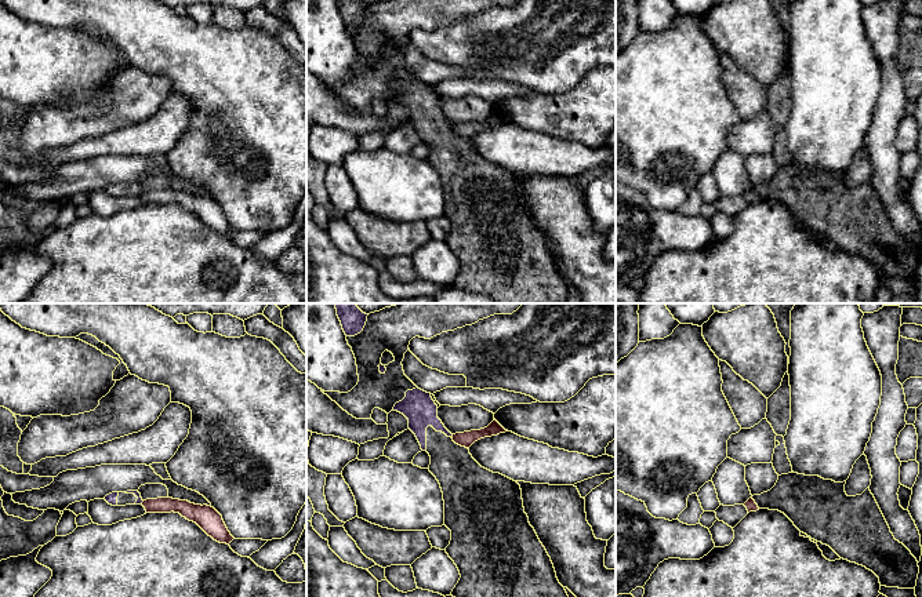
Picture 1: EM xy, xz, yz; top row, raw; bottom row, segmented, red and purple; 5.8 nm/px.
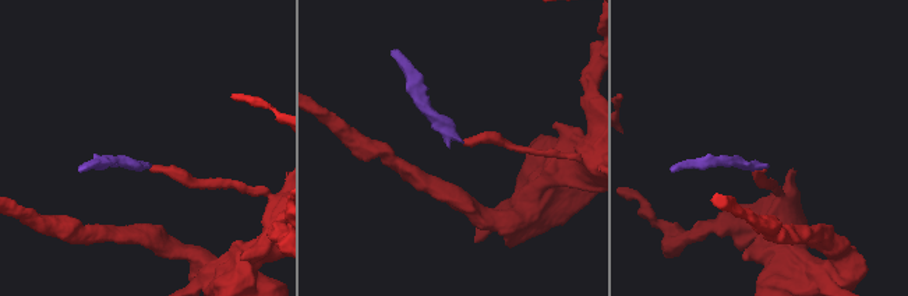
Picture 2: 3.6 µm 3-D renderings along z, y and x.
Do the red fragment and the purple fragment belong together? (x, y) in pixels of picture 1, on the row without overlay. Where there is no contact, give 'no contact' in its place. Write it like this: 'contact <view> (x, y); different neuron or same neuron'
contact xz (453, 127); different neuron

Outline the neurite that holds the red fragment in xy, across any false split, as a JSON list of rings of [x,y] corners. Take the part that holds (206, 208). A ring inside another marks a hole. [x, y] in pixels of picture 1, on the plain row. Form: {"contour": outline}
{"contour": [[[173,189],[146,190],[142,193],[142,197],[146,204],[179,204],[186,211],[196,214],[208,227],[219,234],[229,236],[235,230],[228,222],[222,207],[211,197]]]}

